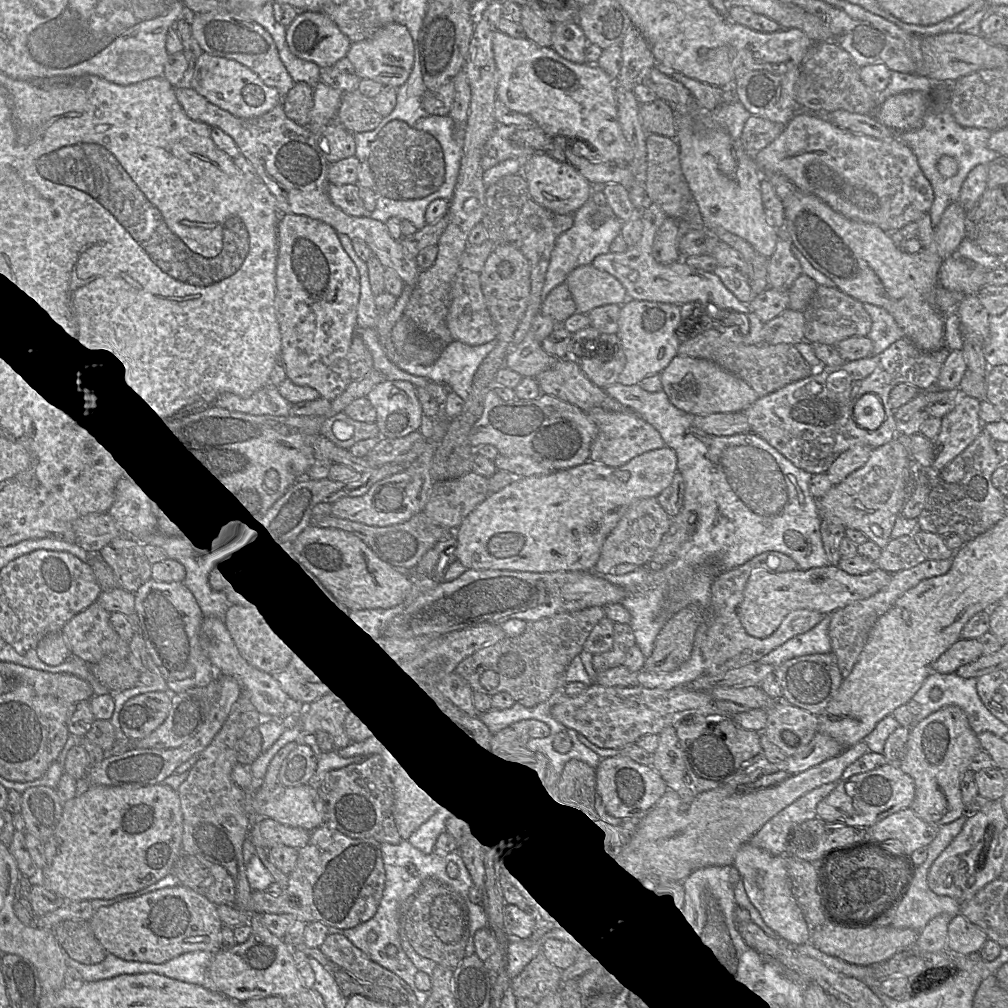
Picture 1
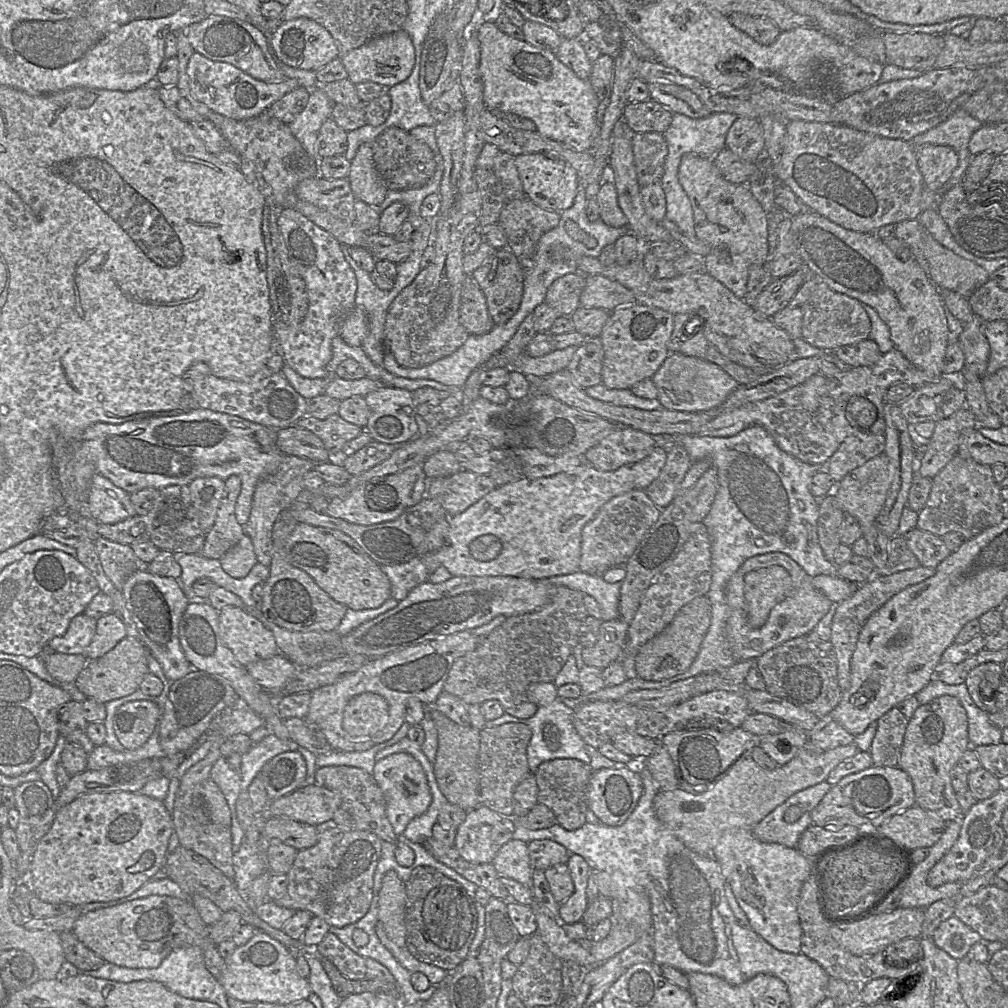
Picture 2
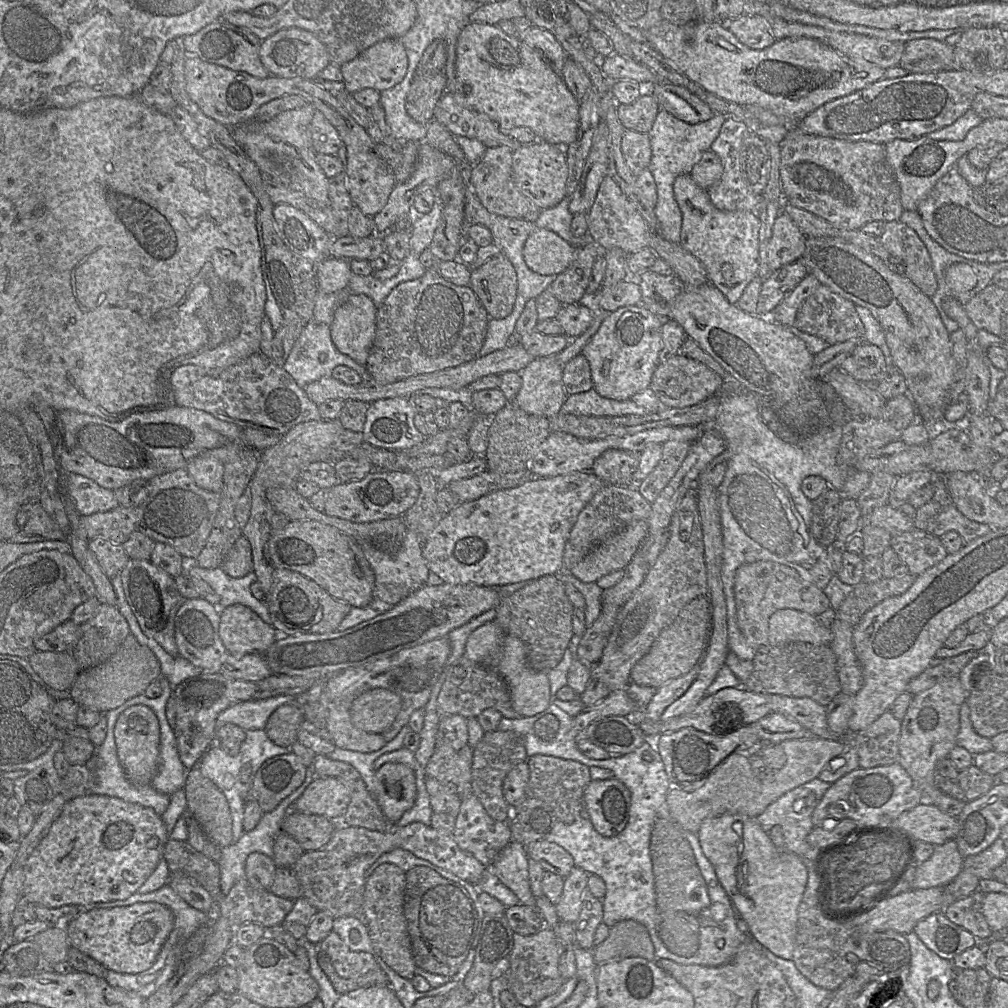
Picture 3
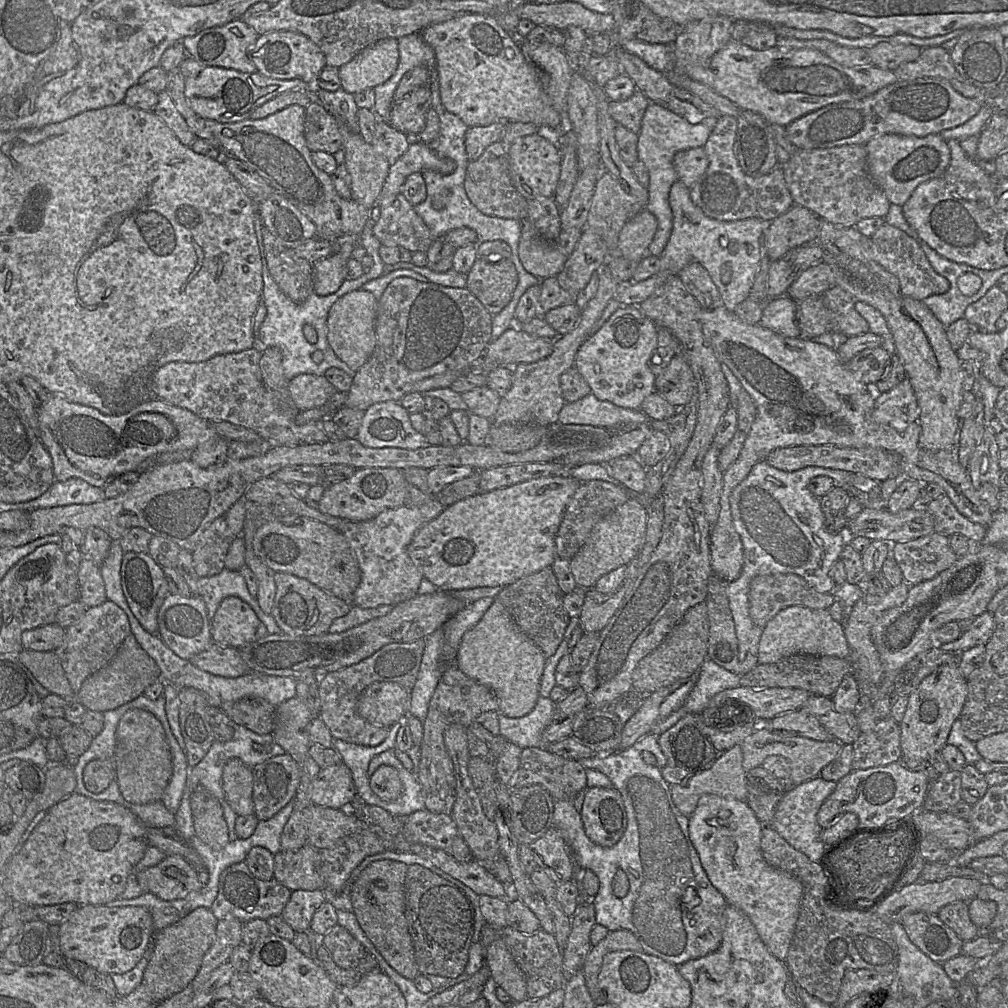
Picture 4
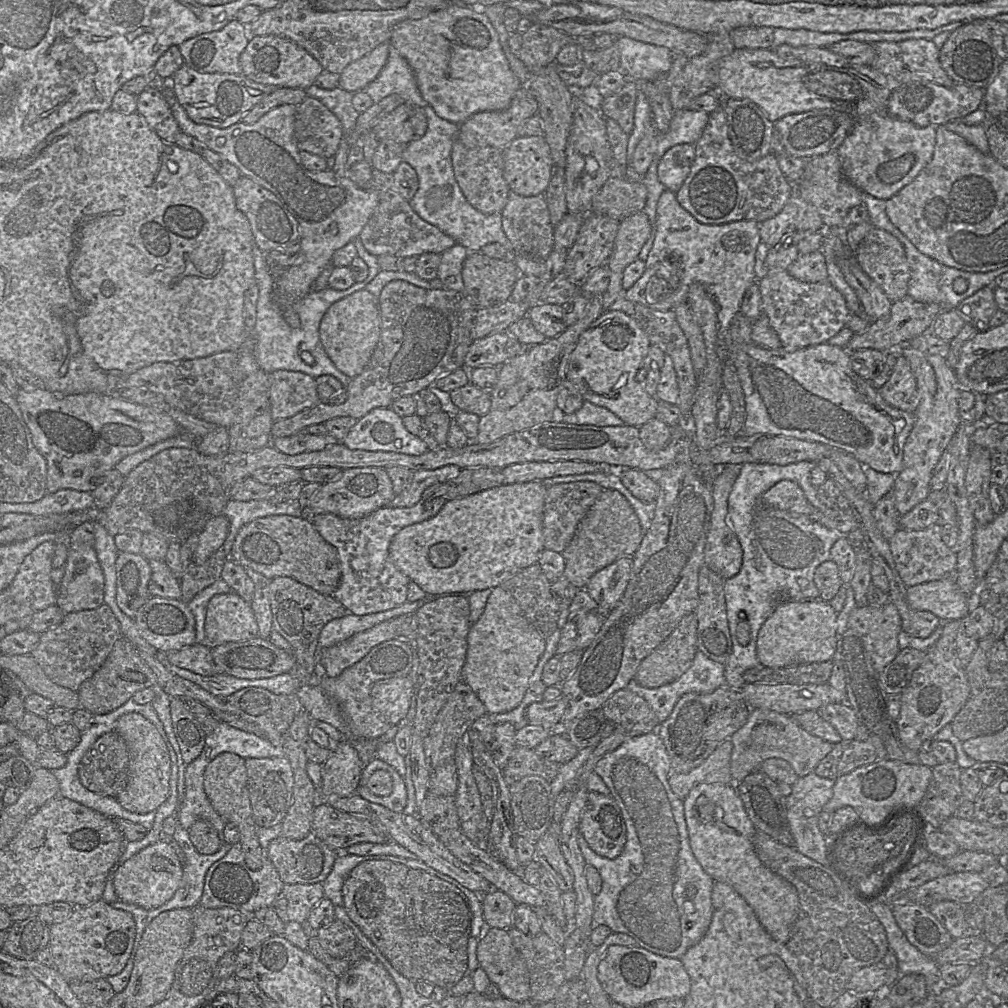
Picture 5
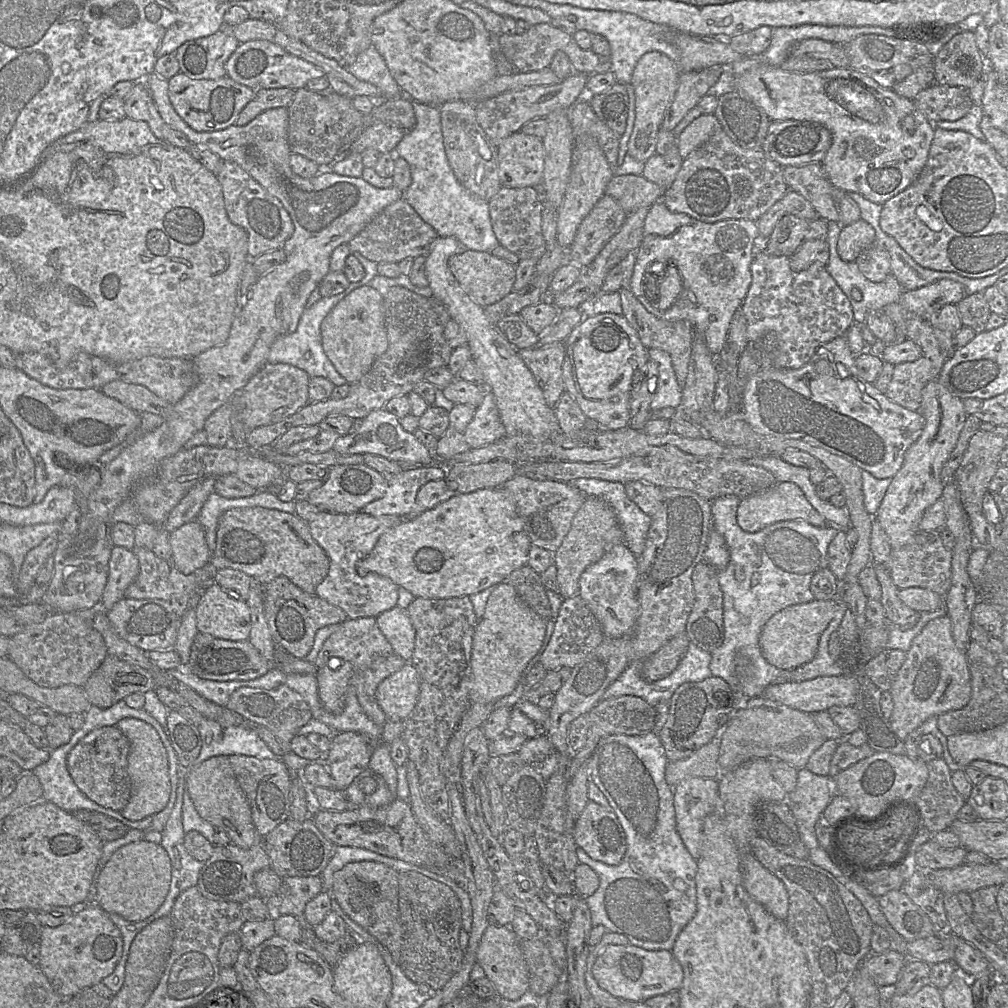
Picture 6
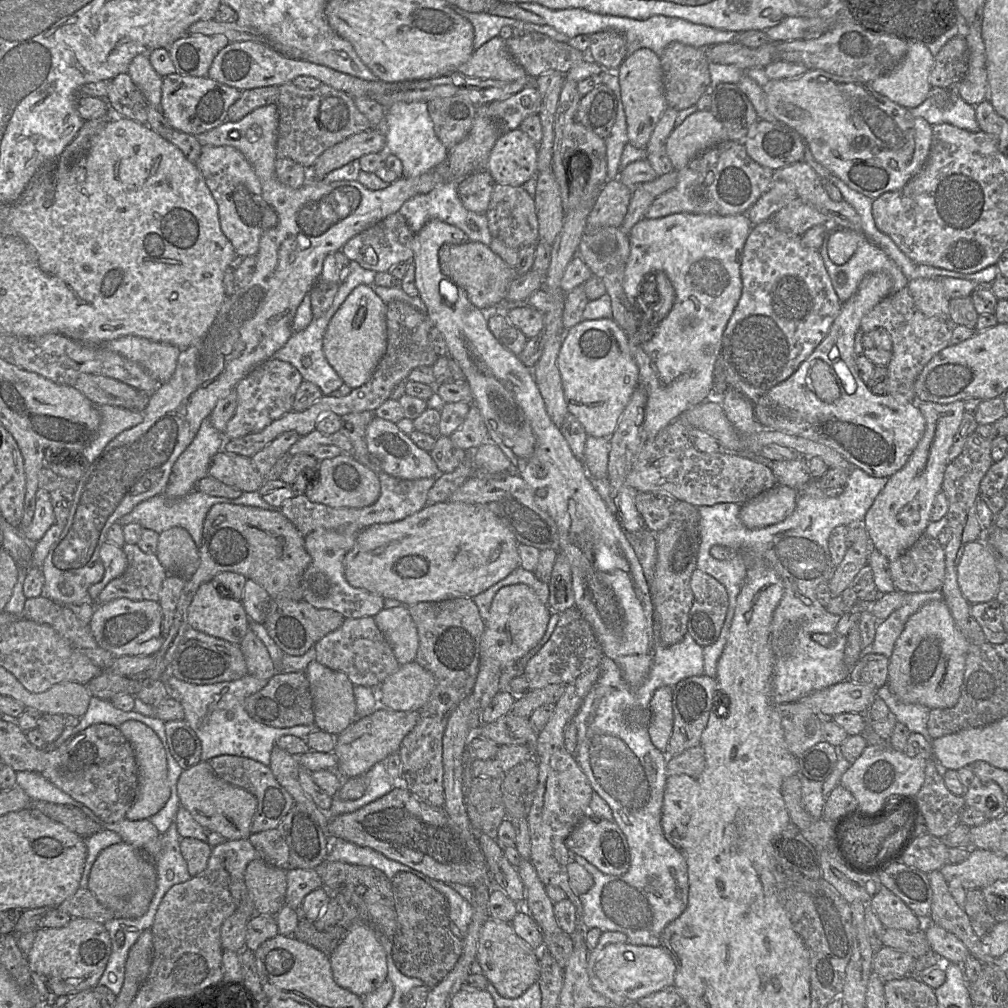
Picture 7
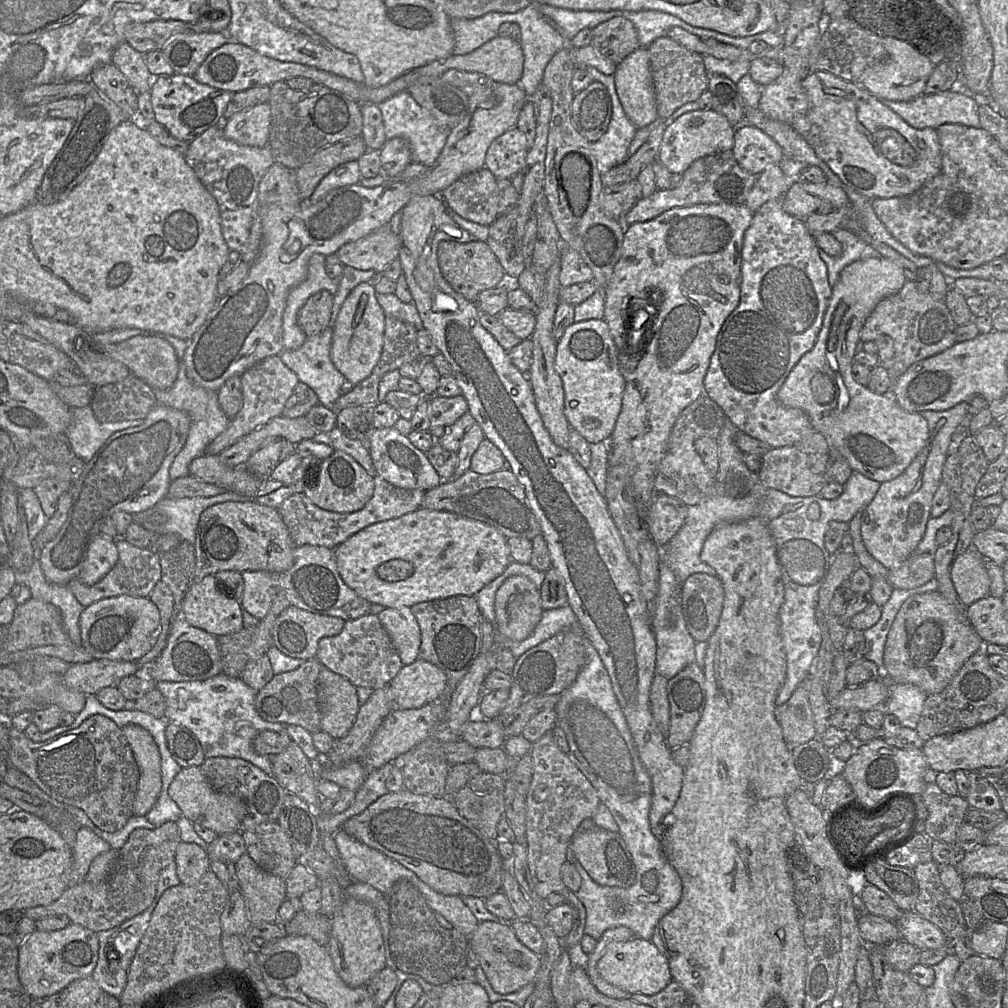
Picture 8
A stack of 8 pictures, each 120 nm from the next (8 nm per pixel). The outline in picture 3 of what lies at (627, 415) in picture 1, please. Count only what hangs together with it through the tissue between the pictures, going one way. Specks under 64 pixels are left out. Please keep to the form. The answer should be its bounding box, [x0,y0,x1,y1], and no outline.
[591,449,639,486]

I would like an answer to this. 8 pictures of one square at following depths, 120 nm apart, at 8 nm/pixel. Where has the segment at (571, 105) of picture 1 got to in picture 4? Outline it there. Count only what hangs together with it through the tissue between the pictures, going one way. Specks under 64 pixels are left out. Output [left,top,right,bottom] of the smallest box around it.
[420,15,561,133]

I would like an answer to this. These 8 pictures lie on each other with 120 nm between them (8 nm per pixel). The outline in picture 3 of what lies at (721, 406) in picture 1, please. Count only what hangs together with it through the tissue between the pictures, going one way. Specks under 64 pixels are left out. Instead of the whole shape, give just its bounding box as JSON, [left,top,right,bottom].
[650,352,723,409]

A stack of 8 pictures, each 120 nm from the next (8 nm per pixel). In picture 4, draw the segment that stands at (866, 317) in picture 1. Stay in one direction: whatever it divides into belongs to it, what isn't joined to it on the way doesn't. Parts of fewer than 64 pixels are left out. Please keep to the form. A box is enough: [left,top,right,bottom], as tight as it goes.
[822,286,869,337]

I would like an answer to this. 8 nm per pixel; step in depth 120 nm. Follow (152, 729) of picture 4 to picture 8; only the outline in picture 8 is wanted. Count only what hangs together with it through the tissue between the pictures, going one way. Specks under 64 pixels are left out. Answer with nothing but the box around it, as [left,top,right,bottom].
[122,724,162,816]

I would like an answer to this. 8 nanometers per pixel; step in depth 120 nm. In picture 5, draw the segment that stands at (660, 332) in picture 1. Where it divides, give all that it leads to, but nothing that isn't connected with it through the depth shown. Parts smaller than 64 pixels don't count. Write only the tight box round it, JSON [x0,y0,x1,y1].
[566,310,659,427]

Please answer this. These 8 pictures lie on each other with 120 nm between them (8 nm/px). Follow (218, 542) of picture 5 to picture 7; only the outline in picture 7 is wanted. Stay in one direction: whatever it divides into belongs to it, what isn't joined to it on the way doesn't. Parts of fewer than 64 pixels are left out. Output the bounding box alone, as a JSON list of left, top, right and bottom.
[155,527,200,578]

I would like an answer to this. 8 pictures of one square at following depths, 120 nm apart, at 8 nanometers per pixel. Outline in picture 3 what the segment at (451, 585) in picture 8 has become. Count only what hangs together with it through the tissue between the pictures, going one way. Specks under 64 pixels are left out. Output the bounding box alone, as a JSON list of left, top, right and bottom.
[423,471,605,587]

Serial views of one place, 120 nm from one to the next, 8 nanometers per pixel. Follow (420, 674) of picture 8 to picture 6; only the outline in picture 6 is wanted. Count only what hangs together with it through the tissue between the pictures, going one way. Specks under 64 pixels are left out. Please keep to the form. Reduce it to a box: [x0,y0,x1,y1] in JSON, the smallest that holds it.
[376,663,419,721]

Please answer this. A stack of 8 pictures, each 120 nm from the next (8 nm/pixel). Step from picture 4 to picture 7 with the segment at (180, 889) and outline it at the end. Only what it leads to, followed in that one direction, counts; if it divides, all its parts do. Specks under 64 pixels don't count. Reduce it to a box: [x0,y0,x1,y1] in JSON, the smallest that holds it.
[88,842,157,919]

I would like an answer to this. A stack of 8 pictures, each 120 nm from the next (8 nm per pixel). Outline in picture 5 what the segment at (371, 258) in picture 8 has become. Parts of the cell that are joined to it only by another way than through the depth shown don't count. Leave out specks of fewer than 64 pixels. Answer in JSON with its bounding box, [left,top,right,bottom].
[358,189,456,258]

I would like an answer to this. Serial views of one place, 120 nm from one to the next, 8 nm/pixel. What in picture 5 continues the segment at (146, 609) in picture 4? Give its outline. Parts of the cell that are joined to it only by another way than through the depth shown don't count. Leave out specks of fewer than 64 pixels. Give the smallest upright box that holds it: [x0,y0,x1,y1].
[115,552,152,618]

